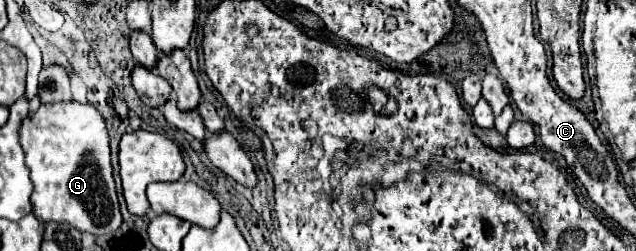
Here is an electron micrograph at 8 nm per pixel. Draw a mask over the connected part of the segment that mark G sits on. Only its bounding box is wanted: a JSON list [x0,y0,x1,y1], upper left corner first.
[19,103,123,235]

